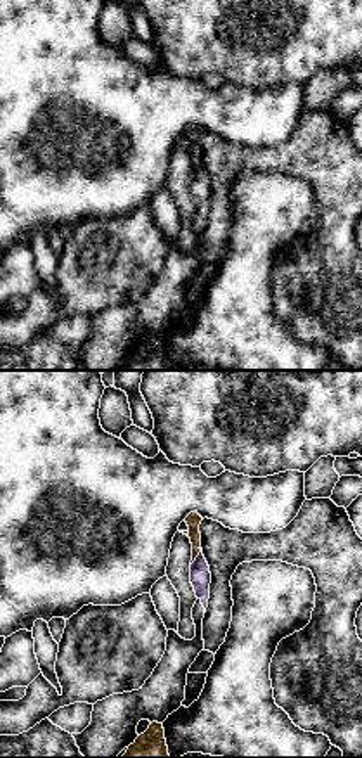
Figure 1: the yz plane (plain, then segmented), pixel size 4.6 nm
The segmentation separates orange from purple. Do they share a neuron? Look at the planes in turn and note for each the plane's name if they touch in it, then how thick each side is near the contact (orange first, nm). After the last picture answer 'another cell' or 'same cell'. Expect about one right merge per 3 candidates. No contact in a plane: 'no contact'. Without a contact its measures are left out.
yz | 70/100 nm

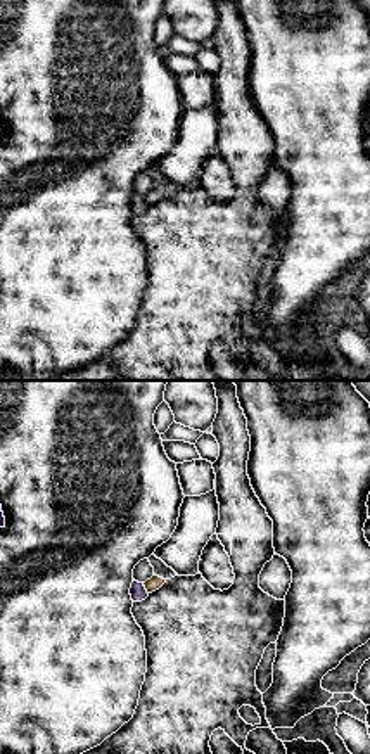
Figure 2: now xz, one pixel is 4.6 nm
xz | 70/70 nm

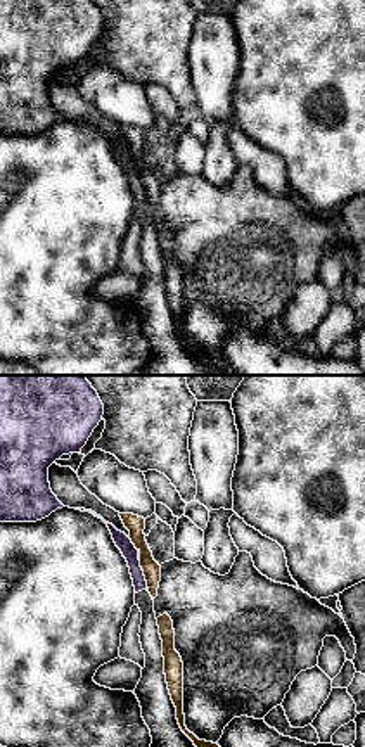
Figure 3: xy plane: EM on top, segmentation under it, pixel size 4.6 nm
xy | 90/70 nm

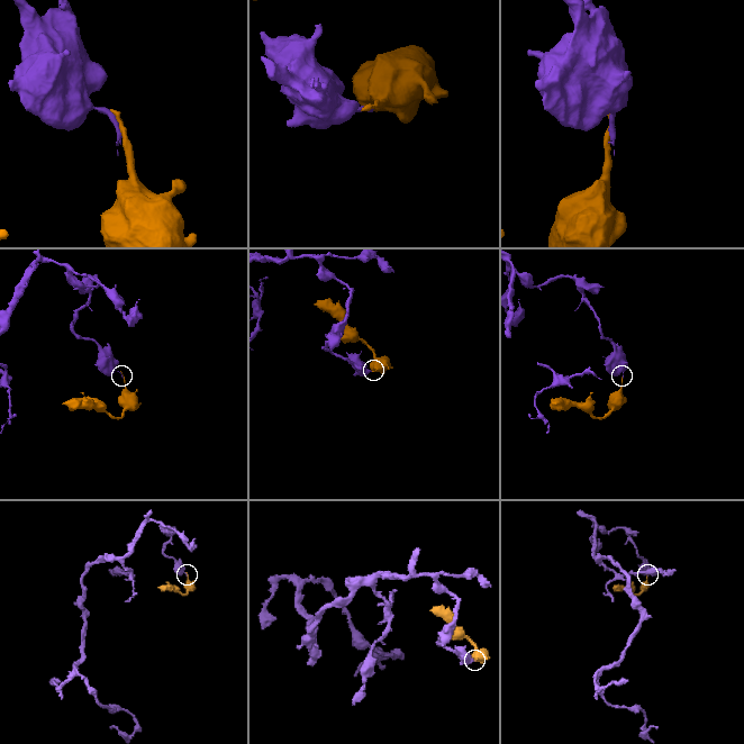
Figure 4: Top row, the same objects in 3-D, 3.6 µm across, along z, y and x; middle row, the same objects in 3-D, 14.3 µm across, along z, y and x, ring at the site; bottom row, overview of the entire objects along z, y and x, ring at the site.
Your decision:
another cell

